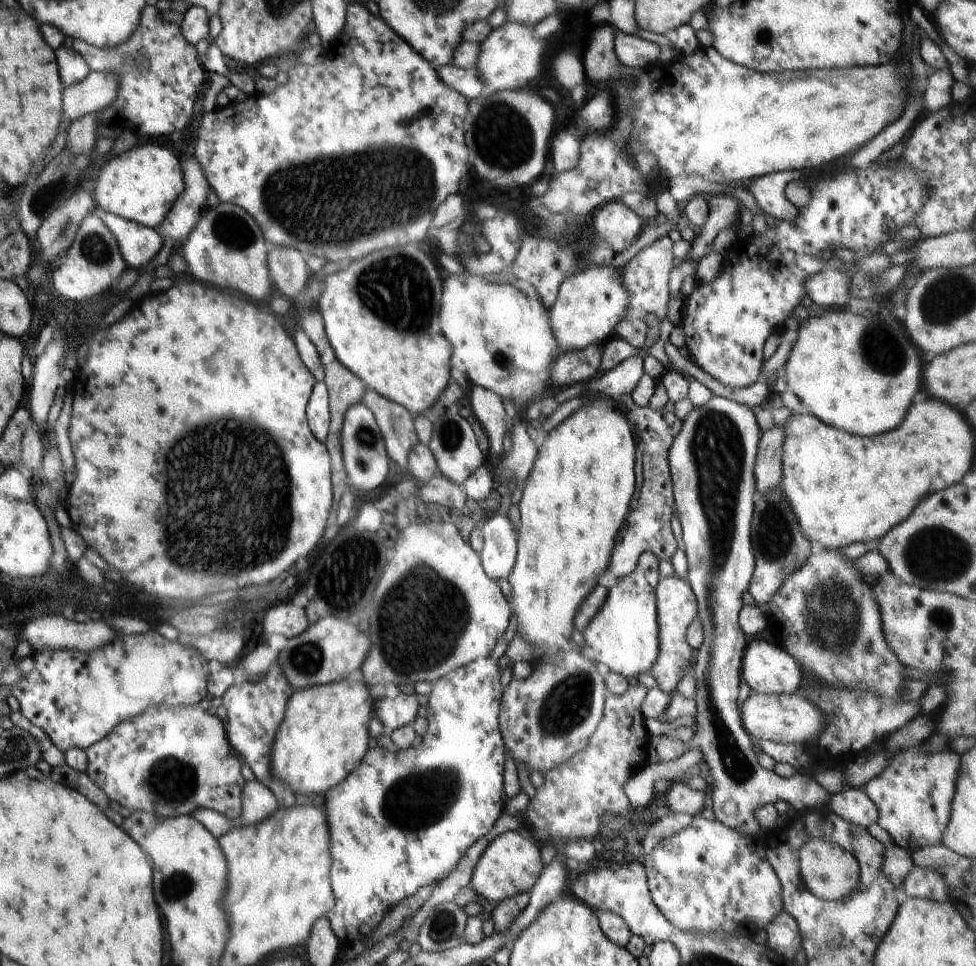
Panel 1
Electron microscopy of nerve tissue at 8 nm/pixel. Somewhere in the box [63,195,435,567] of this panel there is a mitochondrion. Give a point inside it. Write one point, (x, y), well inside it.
(233, 231)

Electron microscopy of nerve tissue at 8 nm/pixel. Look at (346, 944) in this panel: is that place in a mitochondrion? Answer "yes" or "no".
no

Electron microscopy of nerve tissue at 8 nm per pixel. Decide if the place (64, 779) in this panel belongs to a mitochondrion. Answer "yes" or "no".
no

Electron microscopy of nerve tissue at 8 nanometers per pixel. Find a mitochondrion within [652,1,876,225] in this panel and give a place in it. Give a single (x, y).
(764, 36)

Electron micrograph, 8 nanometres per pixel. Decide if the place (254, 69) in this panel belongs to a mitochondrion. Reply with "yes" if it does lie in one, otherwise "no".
no

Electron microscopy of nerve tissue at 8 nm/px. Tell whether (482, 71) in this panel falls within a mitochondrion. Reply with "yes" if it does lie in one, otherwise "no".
no

